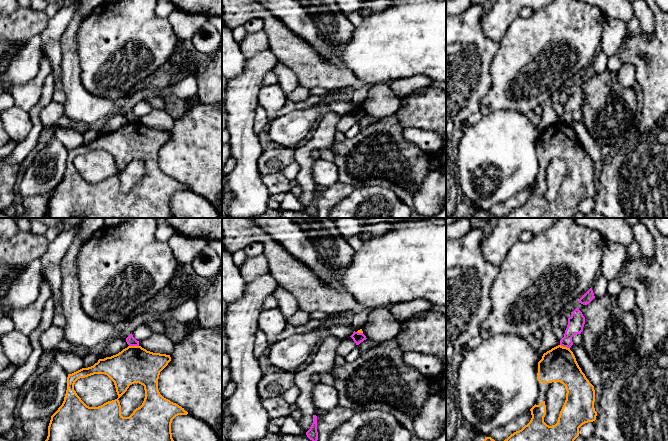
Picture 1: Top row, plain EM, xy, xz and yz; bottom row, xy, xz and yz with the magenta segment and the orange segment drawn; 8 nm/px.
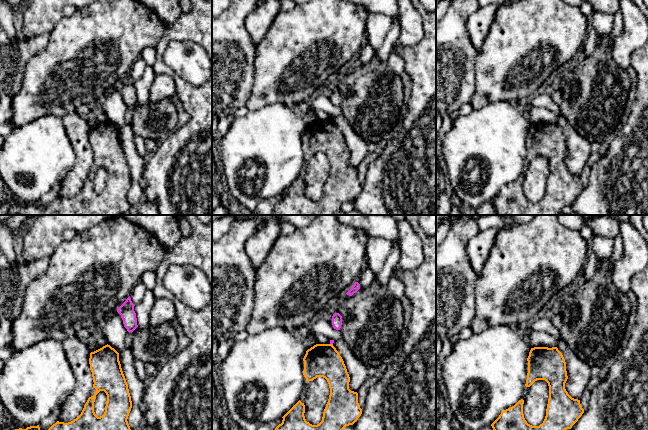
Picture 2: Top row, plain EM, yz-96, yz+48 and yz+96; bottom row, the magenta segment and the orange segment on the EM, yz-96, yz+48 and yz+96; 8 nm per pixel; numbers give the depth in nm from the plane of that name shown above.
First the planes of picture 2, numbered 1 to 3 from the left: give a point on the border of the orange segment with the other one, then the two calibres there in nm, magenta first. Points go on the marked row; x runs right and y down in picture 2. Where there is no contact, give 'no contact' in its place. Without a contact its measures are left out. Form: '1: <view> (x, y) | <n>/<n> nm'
1: no contact
2: yz+48 (331, 343) | 30/280 nm
3: no contact

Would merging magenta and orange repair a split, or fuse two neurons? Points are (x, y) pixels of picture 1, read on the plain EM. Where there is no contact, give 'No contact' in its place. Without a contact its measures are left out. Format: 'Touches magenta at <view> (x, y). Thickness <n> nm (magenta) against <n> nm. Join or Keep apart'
Touches magenta at xy (134, 121). Thickness 80 nm (magenta) against 300 nm. Keep apart

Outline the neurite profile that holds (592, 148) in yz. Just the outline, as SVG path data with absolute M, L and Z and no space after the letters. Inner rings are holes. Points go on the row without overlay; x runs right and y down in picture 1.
M572 121L570 126L573 128L576 137L585 150L589 158L595 163L600 160L602 156L600 145L592 138L582 122Z

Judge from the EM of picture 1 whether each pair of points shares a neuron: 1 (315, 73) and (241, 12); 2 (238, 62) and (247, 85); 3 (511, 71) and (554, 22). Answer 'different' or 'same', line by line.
1: same
2: different
3: same

